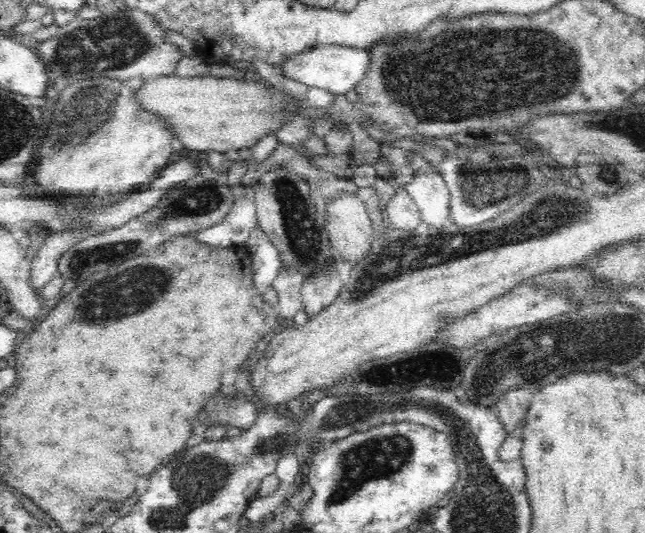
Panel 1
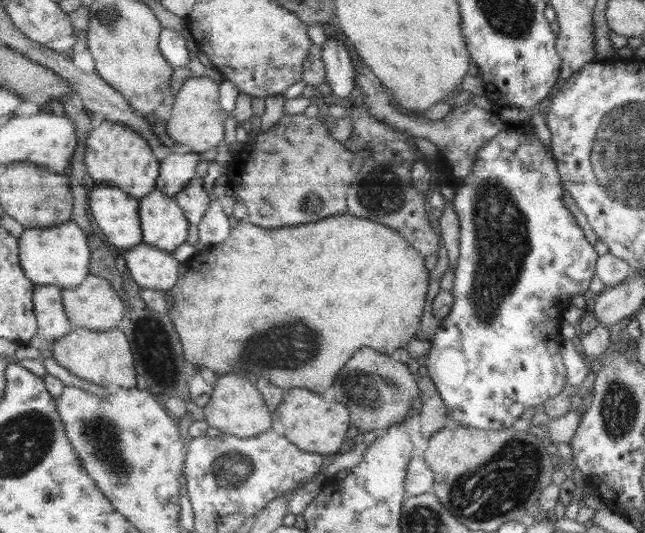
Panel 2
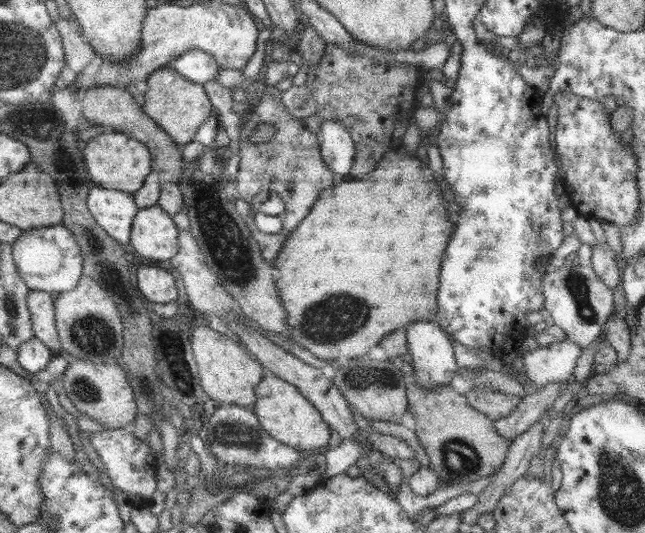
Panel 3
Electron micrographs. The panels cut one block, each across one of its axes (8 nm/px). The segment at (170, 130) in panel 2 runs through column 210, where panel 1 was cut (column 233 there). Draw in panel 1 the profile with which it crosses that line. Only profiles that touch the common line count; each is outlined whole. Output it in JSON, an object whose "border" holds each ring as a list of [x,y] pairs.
{"border":[[[168,75],[152,78],[151,80],[137,83],[139,87],[139,98],[143,106],[151,112],[157,112],[169,120],[171,128],[177,132],[177,139],[181,141],[185,148],[200,152],[222,152],[231,155],[235,150],[242,148],[253,148],[270,134],[278,132],[286,125],[287,117],[298,117],[298,114],[308,108],[307,100],[296,102],[292,96],[288,96],[284,90],[277,90],[273,85],[268,86],[264,82],[248,82],[241,77],[231,76],[228,78],[218,78],[213,75],[201,77],[179,77]]]}

